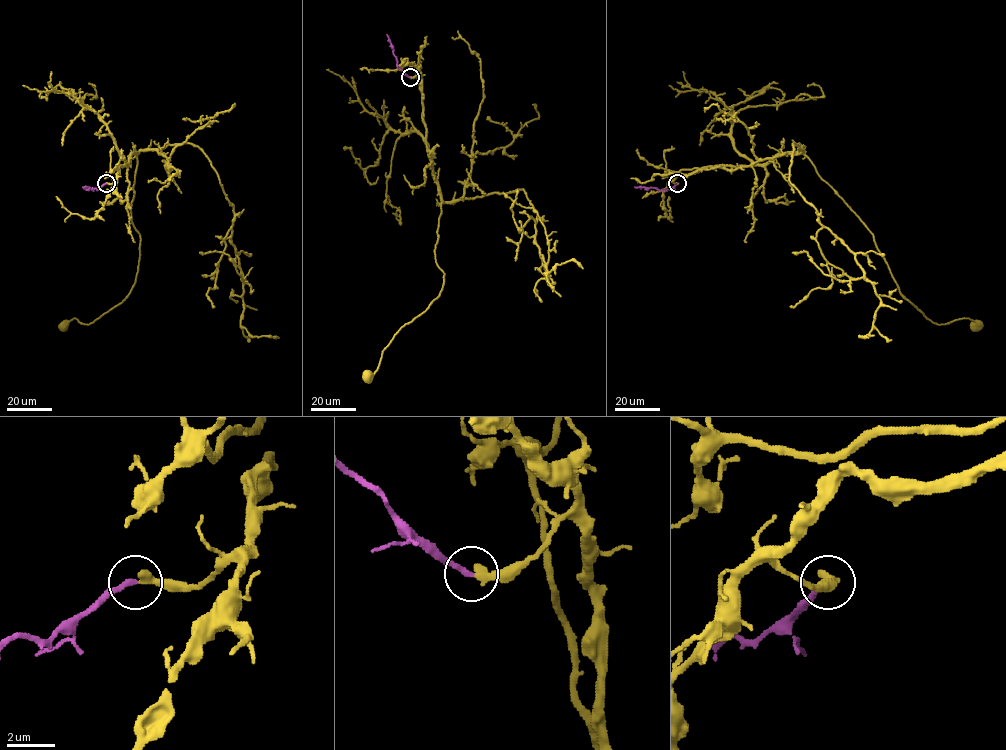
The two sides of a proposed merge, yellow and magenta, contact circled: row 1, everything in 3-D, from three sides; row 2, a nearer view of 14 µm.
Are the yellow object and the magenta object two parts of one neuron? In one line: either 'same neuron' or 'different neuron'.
same neuron

